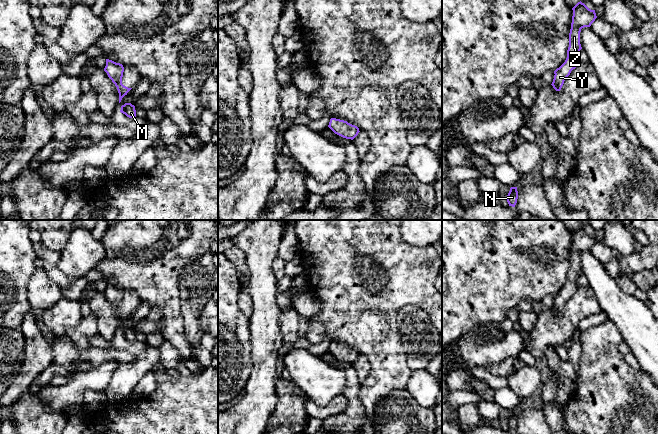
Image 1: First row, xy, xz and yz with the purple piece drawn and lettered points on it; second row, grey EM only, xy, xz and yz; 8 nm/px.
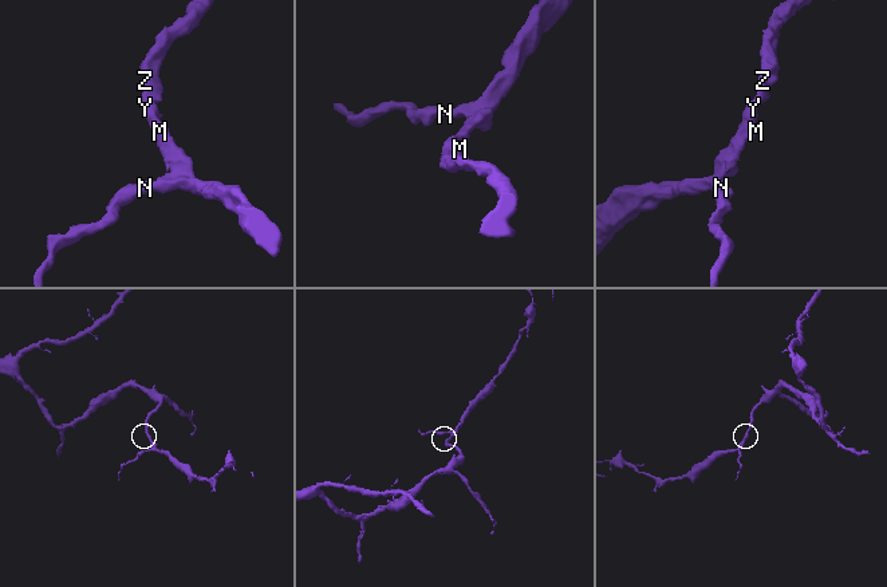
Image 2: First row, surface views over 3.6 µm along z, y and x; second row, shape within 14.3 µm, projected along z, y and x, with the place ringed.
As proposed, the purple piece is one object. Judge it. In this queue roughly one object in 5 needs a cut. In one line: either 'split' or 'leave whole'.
leave whole

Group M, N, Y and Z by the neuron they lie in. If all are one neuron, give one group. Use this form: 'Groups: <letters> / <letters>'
Groups: M N Y Z

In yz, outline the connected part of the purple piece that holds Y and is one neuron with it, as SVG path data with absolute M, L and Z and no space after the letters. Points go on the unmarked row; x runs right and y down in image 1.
M581 225L573 232L573 240L571 253L569 257L569 271L567 274L567 282L565 286L554 295L554 303L552 310L556 315L560 315L565 303L570 299L571 295L579 288L578 278L582 273L580 268L580 256L584 251L590 251L597 242L595 234L589 233Z

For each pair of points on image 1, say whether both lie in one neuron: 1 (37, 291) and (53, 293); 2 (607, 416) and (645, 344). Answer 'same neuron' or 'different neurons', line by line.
1: same neuron
2: different neurons

